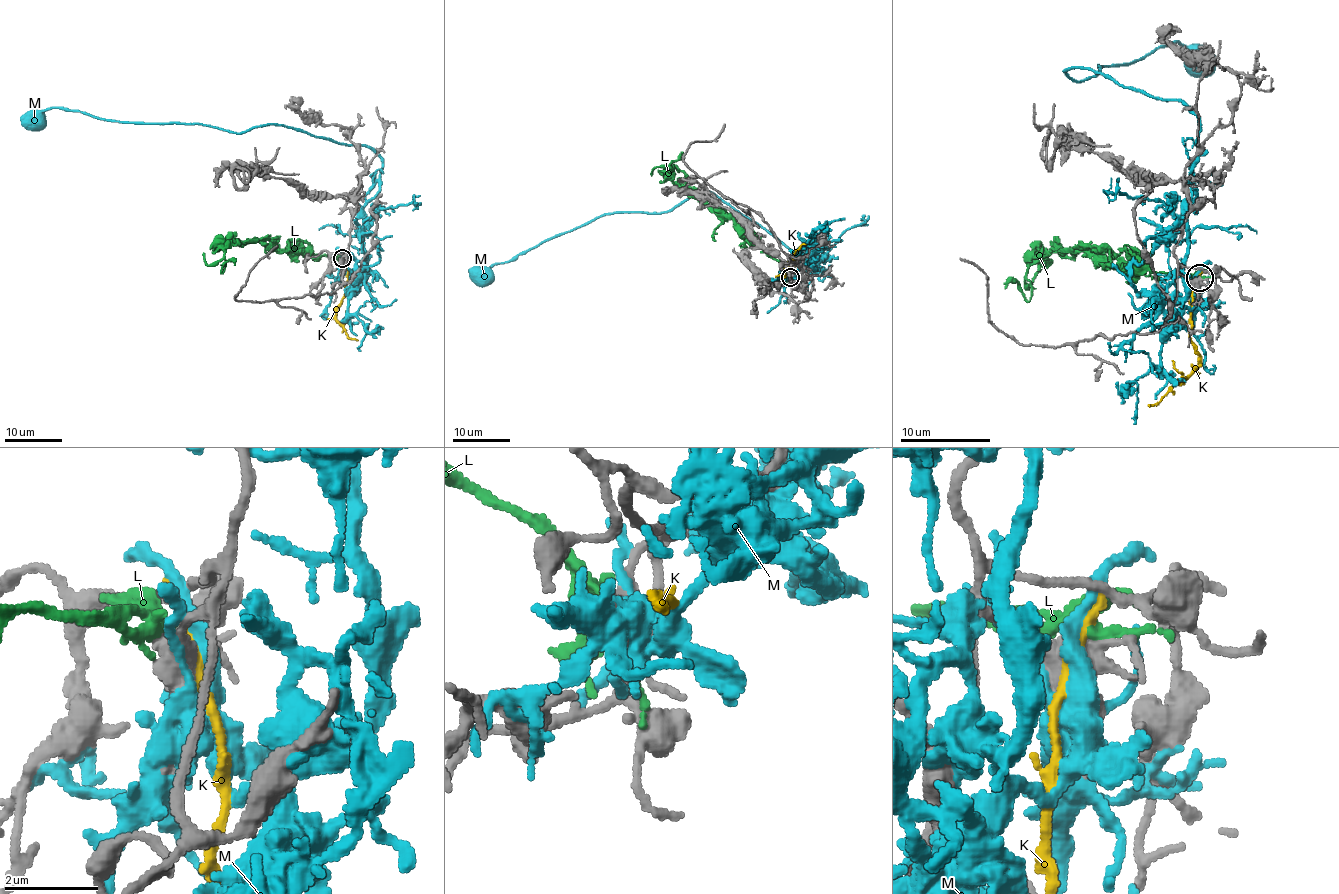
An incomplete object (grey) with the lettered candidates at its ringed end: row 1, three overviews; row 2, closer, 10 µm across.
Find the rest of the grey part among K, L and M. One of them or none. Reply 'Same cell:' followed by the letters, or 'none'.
Same cell: L

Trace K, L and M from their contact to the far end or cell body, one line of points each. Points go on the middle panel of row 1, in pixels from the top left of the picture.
K: (791, 273), (784, 275), (784, 269), (794, 253), (805, 245)
L: (789, 275), (732, 219), (718, 215), (686, 183), (686, 176), (675, 166), (670, 167), (683, 153)
M: (789, 273), (806, 265), (829, 276), (702, 190), (666, 212), (604, 213), (494, 263), (478, 285)

